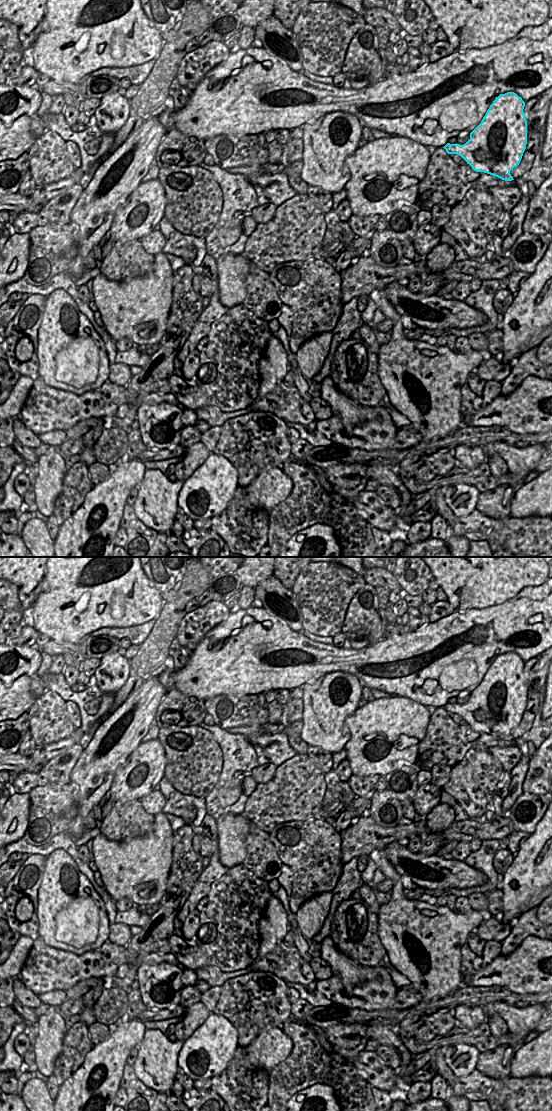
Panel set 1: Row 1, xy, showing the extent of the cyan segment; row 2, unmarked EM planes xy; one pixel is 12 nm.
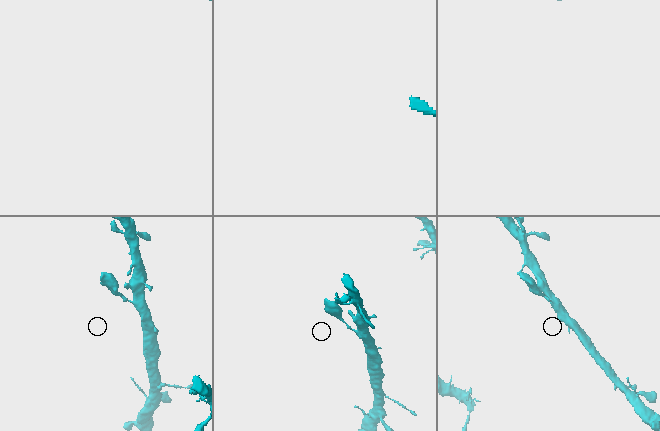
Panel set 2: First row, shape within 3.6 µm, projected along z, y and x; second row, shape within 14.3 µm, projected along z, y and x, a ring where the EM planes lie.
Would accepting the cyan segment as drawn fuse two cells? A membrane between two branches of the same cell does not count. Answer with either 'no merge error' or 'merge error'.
no merge error

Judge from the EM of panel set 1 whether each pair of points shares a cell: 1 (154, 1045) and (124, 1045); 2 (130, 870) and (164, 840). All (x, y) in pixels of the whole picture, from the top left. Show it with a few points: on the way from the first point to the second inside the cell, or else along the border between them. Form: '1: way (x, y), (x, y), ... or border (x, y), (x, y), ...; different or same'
1: border (146, 1029), (143, 1039), (137, 1045); different
2: way (138, 866), (156, 848); same

